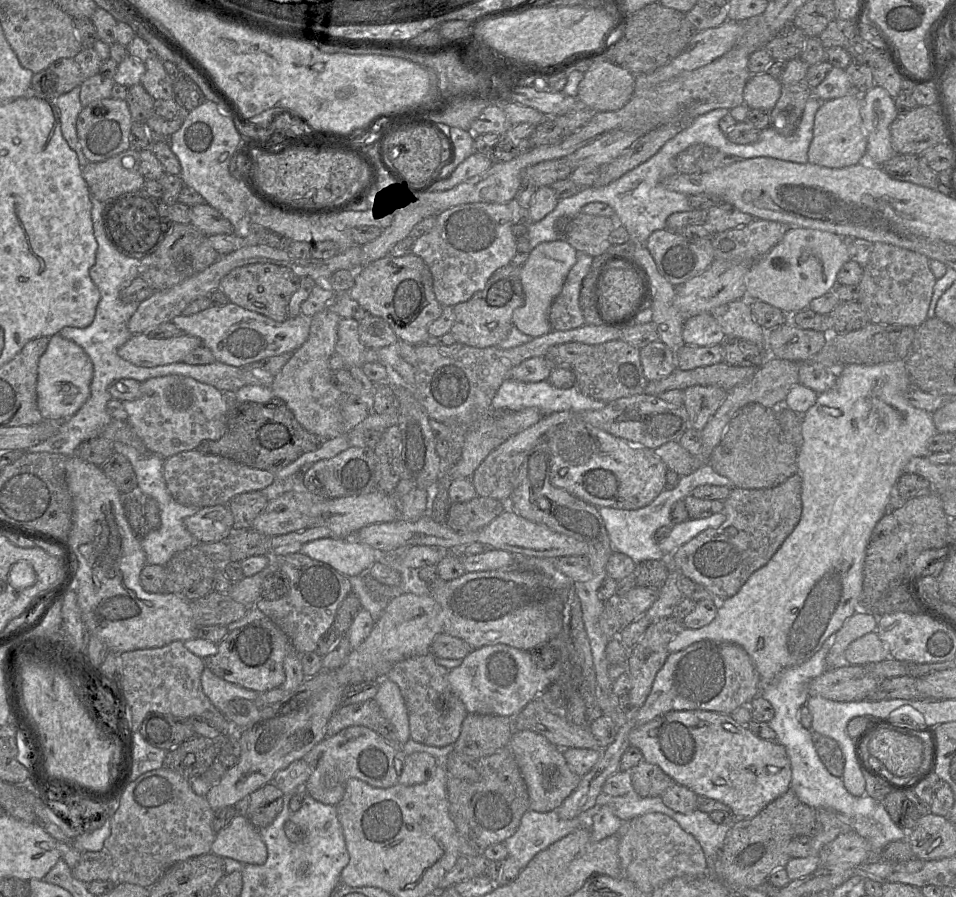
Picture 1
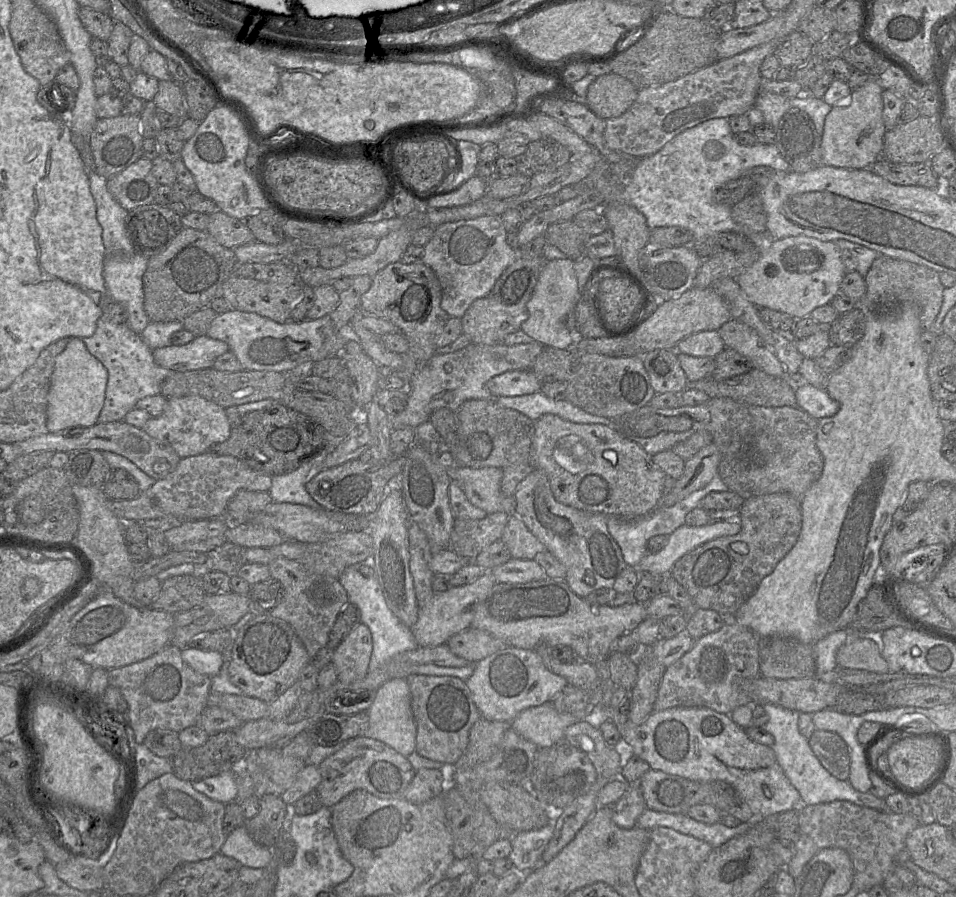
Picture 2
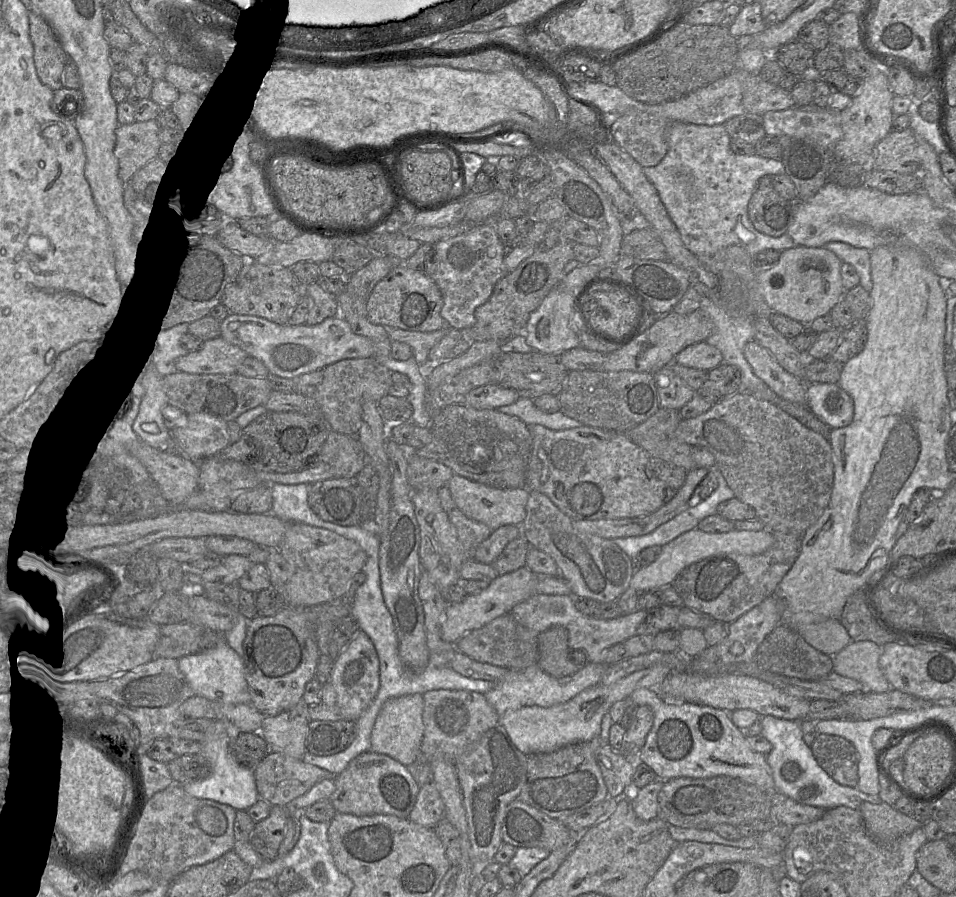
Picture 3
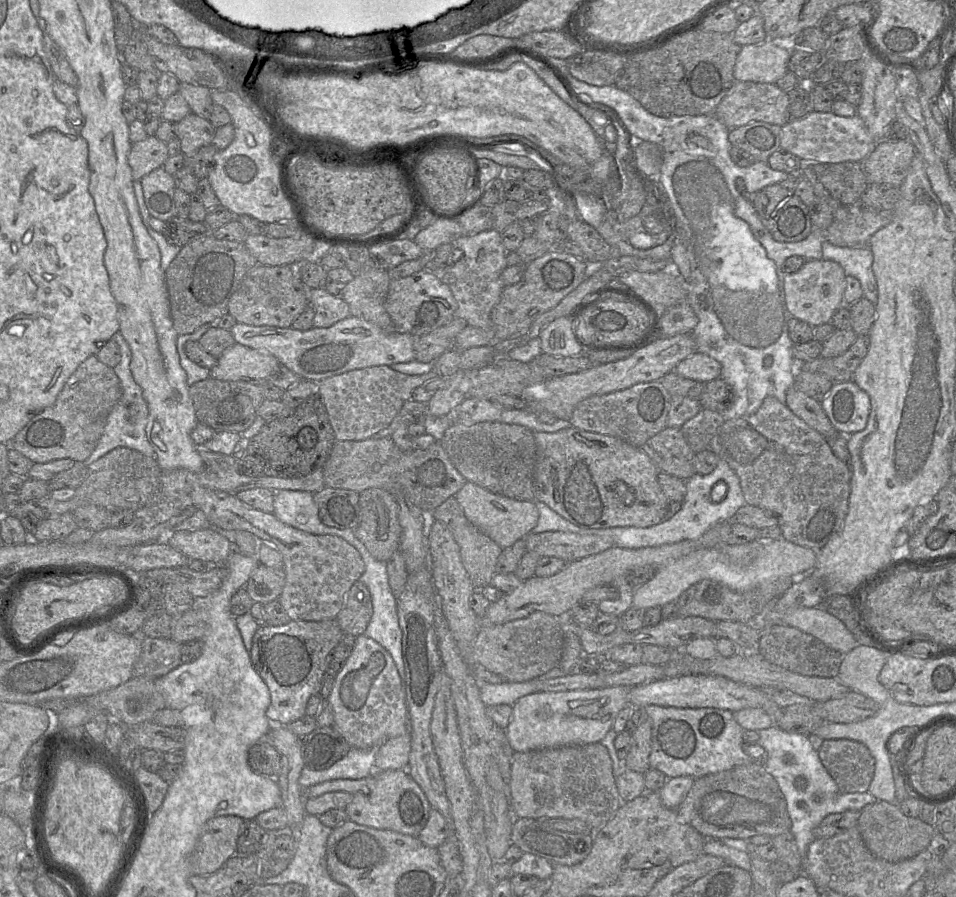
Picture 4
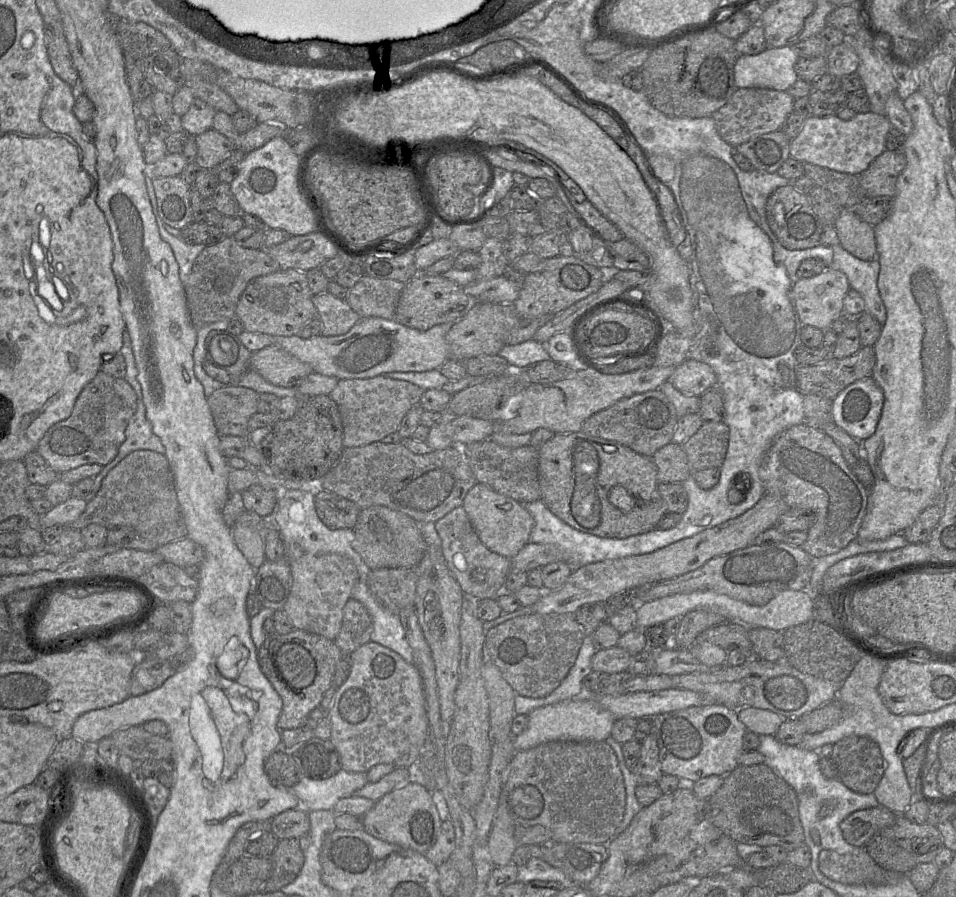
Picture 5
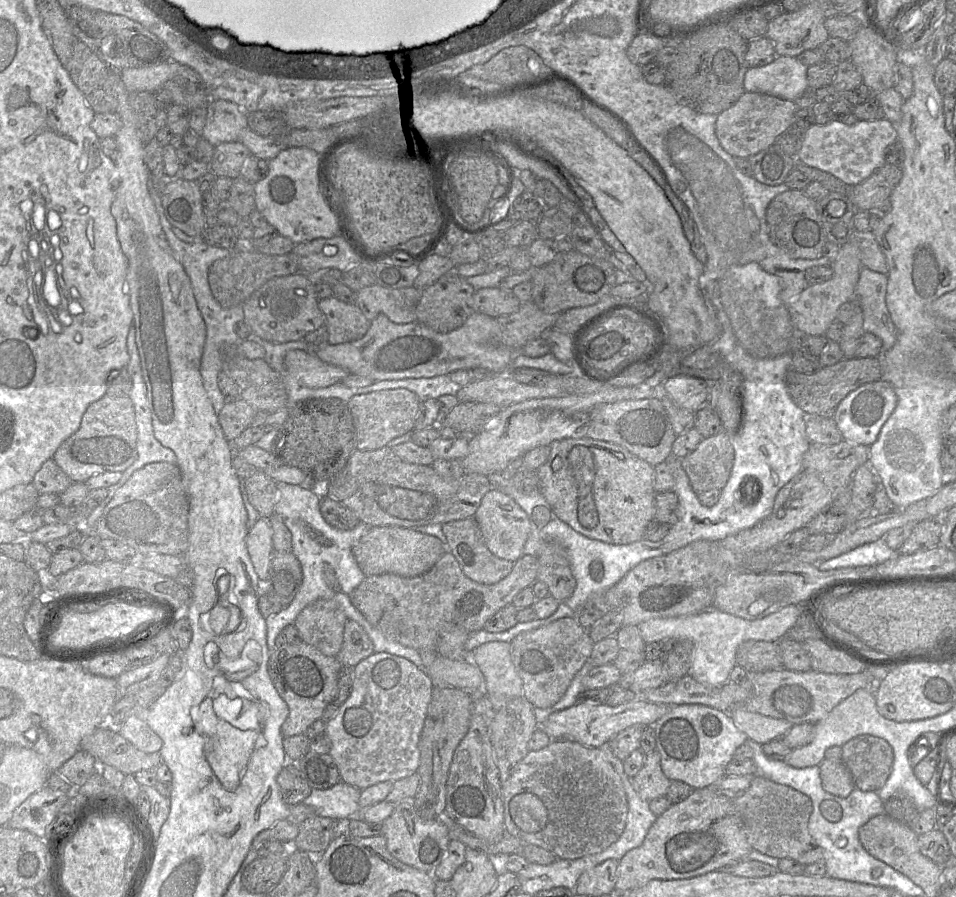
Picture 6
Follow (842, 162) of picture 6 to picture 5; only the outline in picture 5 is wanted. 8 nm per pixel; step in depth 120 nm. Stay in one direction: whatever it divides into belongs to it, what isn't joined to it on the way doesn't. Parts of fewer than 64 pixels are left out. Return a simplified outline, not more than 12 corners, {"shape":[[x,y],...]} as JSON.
{"shape":[[885,115],[807,118],[790,157],[860,175],[886,150]]}

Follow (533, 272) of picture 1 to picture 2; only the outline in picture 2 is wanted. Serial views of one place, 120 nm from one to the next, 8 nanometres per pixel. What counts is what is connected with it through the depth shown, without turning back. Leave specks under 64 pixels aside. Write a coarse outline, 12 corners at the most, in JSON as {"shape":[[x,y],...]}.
{"shape":[[546,261],[522,331],[571,349],[579,299],[575,262]]}

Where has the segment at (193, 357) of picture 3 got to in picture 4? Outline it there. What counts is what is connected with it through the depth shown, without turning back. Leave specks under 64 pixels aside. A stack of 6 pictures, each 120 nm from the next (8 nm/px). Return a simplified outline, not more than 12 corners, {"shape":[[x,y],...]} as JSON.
{"shape":[[235,343],[210,378],[267,383],[283,366],[274,356]]}

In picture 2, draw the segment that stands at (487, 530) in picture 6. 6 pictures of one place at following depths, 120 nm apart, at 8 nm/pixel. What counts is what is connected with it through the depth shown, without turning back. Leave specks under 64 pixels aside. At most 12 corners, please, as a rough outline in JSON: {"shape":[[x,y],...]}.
{"shape":[[502,469],[447,470],[469,502],[486,514],[514,513],[501,492]]}

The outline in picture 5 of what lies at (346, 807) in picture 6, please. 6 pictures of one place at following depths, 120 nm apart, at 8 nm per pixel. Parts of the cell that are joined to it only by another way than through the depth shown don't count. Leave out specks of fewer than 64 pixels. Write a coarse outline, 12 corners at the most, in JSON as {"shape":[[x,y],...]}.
{"shape":[[340,769],[322,780],[301,777],[290,788],[306,812],[333,810],[367,781]]}

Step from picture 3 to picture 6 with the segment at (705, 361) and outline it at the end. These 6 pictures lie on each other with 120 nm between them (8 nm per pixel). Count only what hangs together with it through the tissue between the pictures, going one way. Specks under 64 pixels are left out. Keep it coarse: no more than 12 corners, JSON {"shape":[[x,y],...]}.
{"shape":[[676,374],[664,382],[681,408],[704,406],[707,386],[700,378]]}

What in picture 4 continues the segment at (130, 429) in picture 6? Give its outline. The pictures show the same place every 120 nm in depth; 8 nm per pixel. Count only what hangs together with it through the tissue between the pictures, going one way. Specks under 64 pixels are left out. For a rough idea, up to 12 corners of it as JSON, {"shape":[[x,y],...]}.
{"shape":[[89,356],[9,447],[84,462],[122,394]]}

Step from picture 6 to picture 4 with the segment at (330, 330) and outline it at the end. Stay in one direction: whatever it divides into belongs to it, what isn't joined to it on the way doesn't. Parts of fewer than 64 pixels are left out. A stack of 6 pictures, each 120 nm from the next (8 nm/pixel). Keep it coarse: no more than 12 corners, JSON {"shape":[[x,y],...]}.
{"shape":[[325,288],[308,290],[315,328],[328,328],[351,316],[342,297]]}

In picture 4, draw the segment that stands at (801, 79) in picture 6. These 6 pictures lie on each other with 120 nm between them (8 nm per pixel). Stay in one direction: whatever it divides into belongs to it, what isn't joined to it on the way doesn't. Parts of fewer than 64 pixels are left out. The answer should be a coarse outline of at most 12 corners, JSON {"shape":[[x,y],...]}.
{"shape":[[789,40],[742,46],[735,80],[776,84],[789,71]]}

